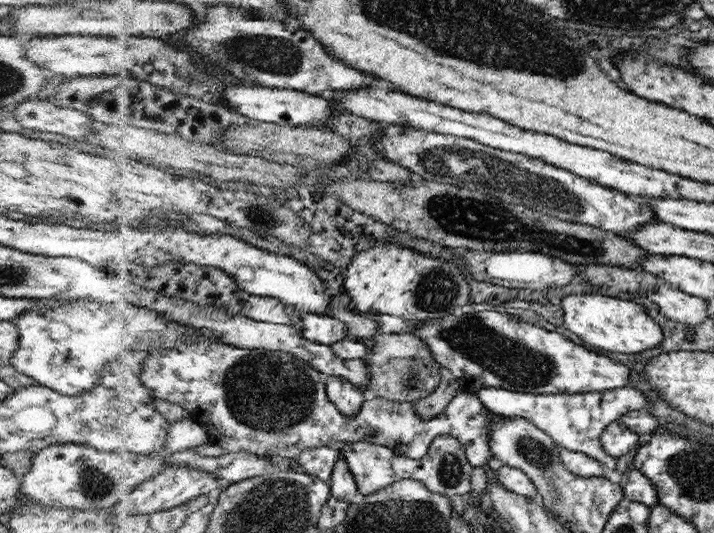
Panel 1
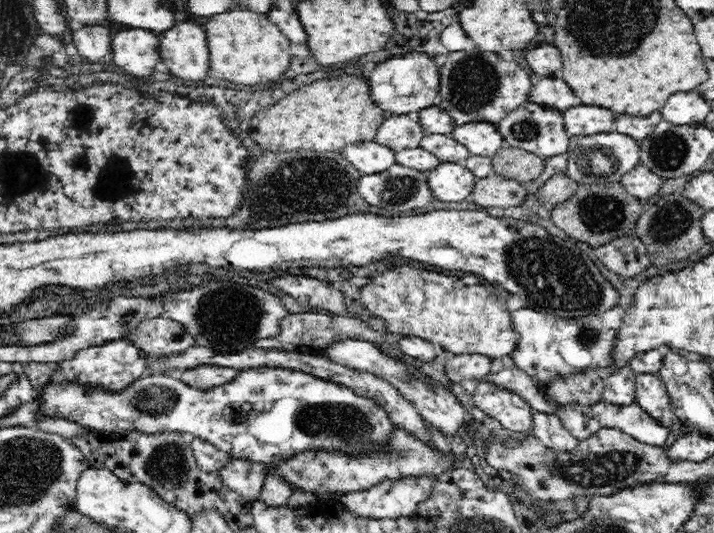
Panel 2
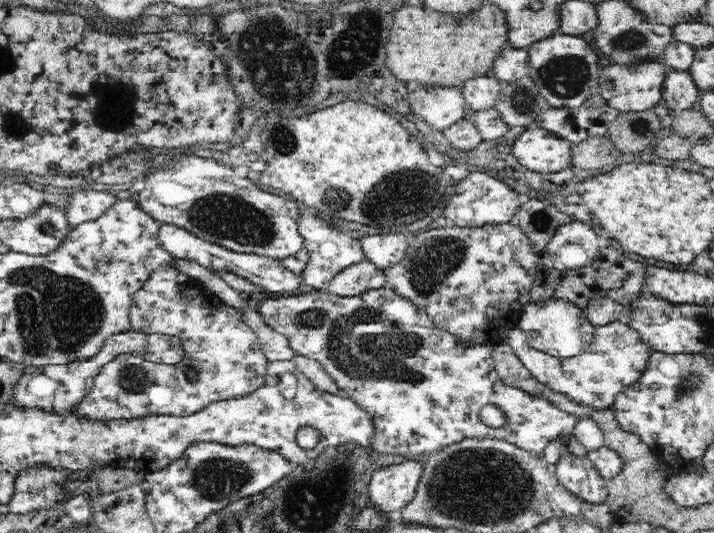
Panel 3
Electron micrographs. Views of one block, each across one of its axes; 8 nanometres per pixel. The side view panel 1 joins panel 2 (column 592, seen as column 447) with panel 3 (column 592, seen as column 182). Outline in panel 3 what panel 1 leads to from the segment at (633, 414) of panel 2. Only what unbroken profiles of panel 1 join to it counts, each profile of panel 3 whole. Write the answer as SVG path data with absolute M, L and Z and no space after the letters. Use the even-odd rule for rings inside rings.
M624 320L614 321L595 328L594 338L588 349L576 356L559 359L530 346L524 331L518 327L510 330L507 340L514 354L522 359L534 378L555 392L562 392L575 402L595 408L613 407L617 395L636 384L646 368L651 348L642 341L640 332Z

